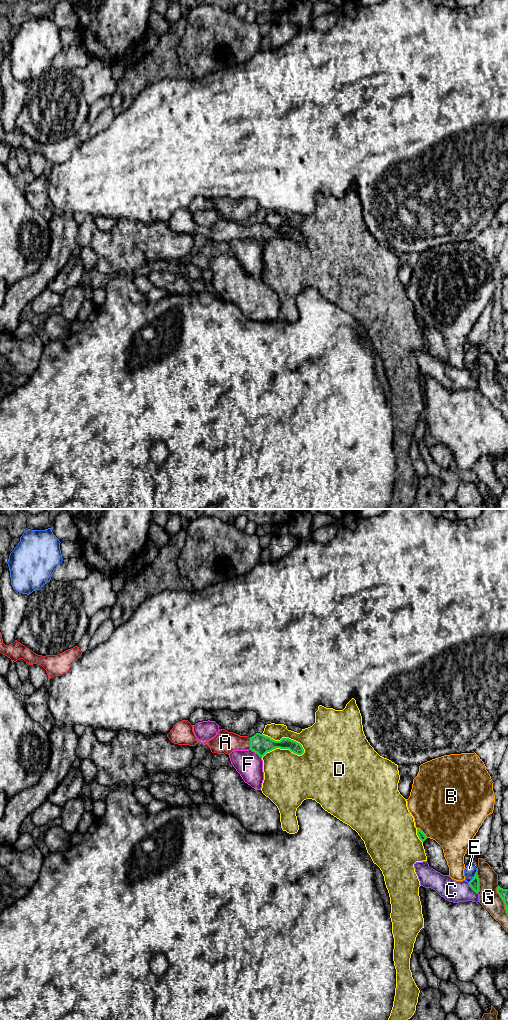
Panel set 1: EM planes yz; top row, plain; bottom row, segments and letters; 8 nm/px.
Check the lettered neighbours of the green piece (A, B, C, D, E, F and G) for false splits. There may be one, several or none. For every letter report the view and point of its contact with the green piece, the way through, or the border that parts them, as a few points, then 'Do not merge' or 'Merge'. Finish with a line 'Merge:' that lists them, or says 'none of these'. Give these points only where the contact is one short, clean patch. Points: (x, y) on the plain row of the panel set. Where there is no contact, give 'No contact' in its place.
A: Touches green at yz (250, 231). Path across: yz (259, 231), (250, 231), (225, 230). Merge
B: Touches green at yz (422, 320). Do not merge
C: Touches green at yz (472, 376). Do not merge
D: Touches green at yz (285, 226). Do not merge
E: Touches green at yz (473, 365). Boundary: yz (476, 359), (475, 363), (468, 370). Do not merge
F: Touches green at yz (256, 240). Boundary: yz (250, 236), (261, 245). Do not merge
G: Touches green at yz (478, 370). Do not merge
Merge: A

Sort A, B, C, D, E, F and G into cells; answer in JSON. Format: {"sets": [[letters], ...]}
{"sets": [["A"], ["B"], ["C"], ["D"], ["E"], ["F"], ["G"]]}

